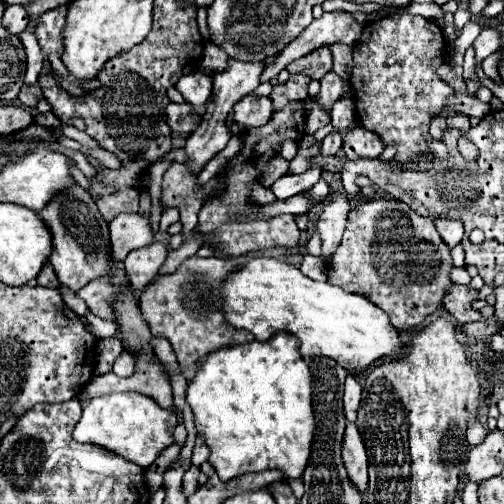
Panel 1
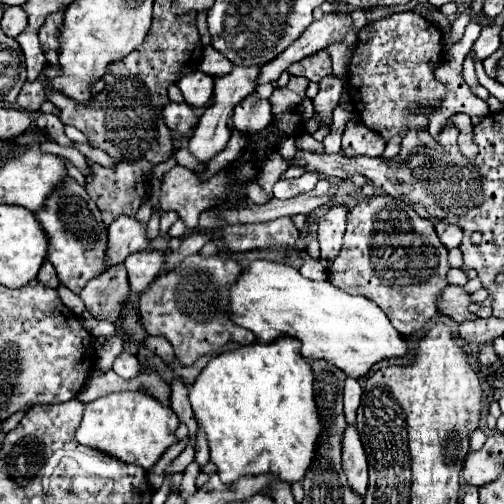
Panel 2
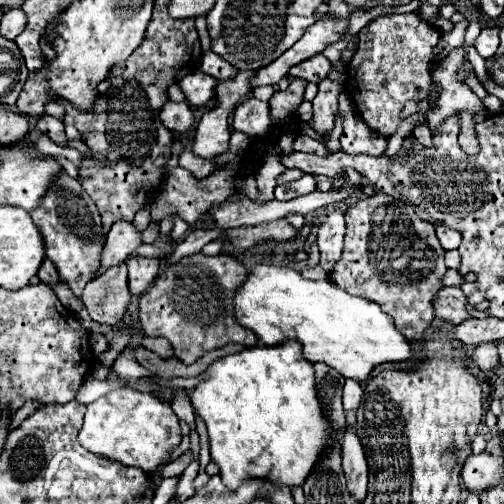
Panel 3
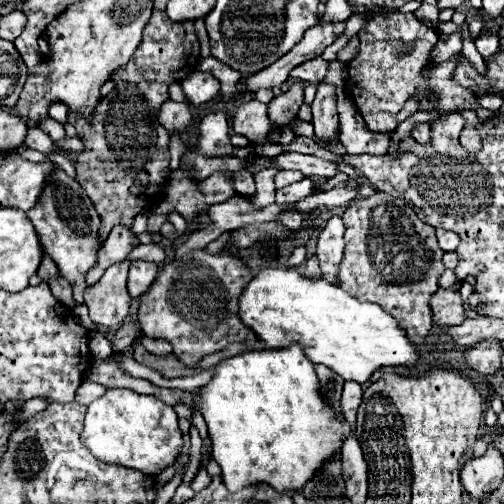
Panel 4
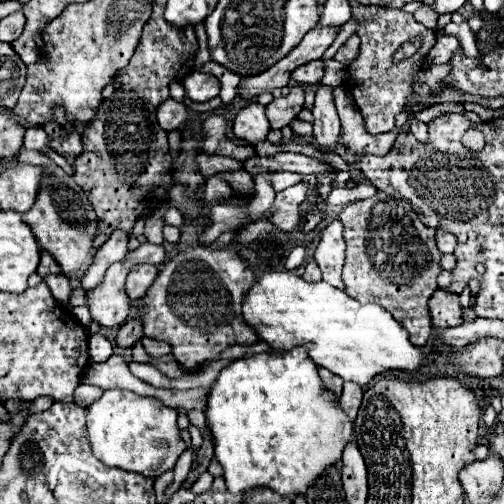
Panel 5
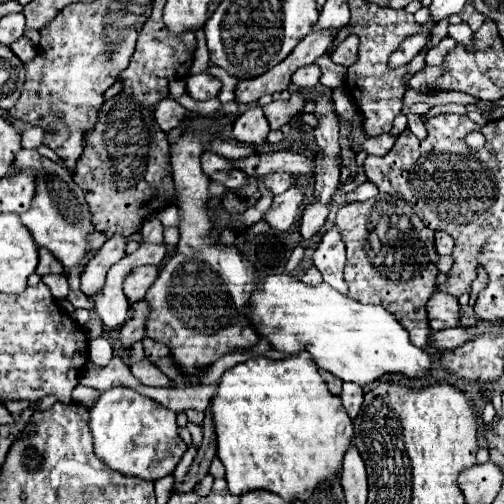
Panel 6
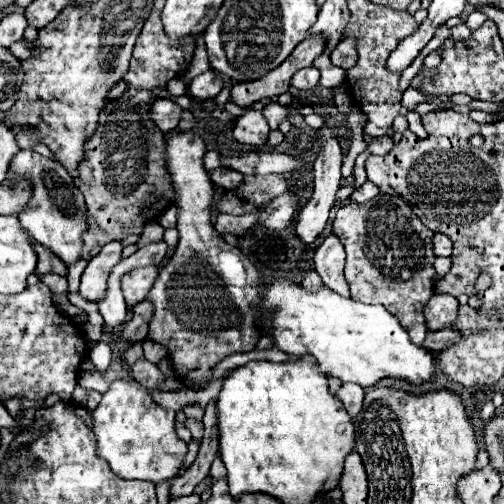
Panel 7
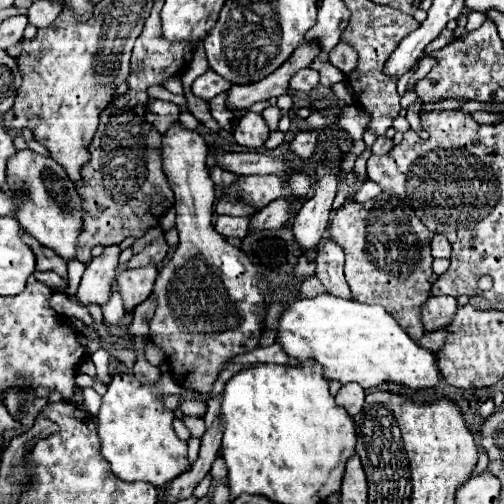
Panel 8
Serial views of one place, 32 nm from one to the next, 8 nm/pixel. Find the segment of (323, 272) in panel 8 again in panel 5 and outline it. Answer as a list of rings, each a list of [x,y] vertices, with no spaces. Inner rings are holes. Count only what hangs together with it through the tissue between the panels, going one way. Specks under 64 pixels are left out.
[[[332,220],[328,228],[322,230],[320,244],[314,252],[314,260],[318,268],[322,270],[322,276],[328,284],[334,288],[344,290],[342,282],[342,266],[344,266],[344,238],[342,238],[342,226],[338,220]]]

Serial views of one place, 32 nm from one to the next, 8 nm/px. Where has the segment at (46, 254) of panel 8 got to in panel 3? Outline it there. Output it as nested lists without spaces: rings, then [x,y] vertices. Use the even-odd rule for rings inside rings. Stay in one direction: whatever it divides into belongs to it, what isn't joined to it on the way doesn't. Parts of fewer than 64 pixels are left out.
[[[46,258],[38,270],[38,278],[44,282],[44,284],[50,284],[54,286],[58,282],[58,272],[56,272],[56,266]]]

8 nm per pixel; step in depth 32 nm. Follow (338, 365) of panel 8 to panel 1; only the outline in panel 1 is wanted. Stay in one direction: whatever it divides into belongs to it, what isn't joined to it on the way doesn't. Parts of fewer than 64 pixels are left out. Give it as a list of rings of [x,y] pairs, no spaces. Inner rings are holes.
[[[252,258],[244,268],[238,268],[226,278],[222,292],[224,292],[224,316],[234,328],[244,328],[252,332],[260,342],[270,340],[276,332],[294,334],[302,342],[300,354],[304,358],[318,358],[318,356],[332,358],[352,376],[364,372],[378,358],[394,356],[404,348],[398,330],[390,324],[386,312],[380,310],[376,304],[372,304],[364,296],[348,294],[342,288],[332,286],[330,282],[310,280],[296,266],[290,266],[276,258]]]

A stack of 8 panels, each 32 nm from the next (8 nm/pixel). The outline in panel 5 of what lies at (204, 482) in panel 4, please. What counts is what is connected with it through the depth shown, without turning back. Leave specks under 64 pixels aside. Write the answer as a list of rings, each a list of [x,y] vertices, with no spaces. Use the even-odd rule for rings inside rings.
[[[205,472],[192,485],[191,490],[195,494],[202,494],[211,488],[213,480],[214,480],[214,477],[209,472]]]

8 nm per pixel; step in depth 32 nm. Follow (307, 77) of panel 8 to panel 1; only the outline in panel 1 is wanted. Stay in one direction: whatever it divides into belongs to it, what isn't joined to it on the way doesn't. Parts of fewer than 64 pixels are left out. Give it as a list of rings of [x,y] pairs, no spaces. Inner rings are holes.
[[[318,48],[318,52],[312,52],[308,56],[302,56],[300,60],[294,60],[286,68],[290,74],[306,74],[312,80],[320,80],[324,74],[332,70],[332,54],[330,48]]]

